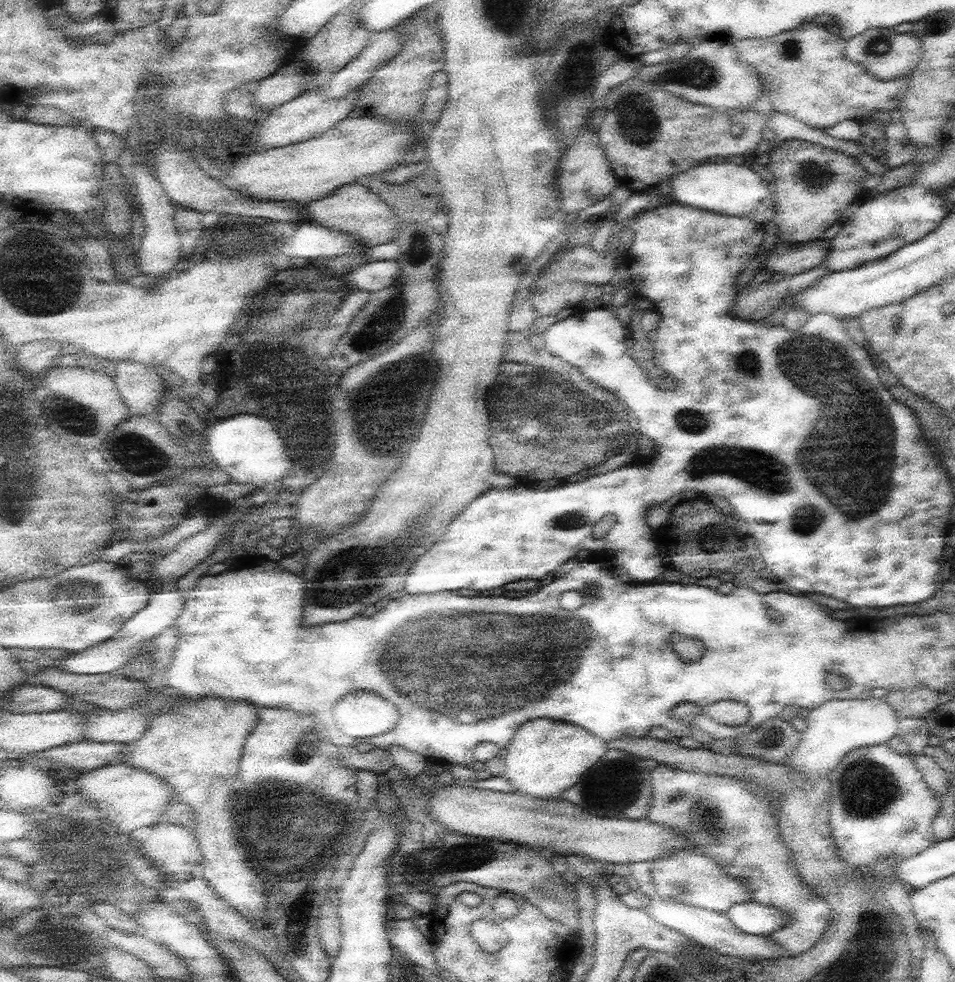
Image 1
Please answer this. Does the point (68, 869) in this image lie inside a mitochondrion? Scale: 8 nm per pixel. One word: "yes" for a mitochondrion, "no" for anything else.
yes

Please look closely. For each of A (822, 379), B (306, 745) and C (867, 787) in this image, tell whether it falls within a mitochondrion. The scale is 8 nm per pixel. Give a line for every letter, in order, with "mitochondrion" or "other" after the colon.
A: mitochondrion
B: mitochondrion
C: mitochondrion

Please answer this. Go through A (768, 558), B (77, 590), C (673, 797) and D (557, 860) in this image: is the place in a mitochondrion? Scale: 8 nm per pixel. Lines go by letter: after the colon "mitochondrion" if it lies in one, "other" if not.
A: other
B: mitochondrion
C: mitochondrion
D: other

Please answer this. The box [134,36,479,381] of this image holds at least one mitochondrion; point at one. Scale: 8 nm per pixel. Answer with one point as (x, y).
(417, 252)

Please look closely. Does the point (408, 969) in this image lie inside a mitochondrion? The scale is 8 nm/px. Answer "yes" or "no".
no

